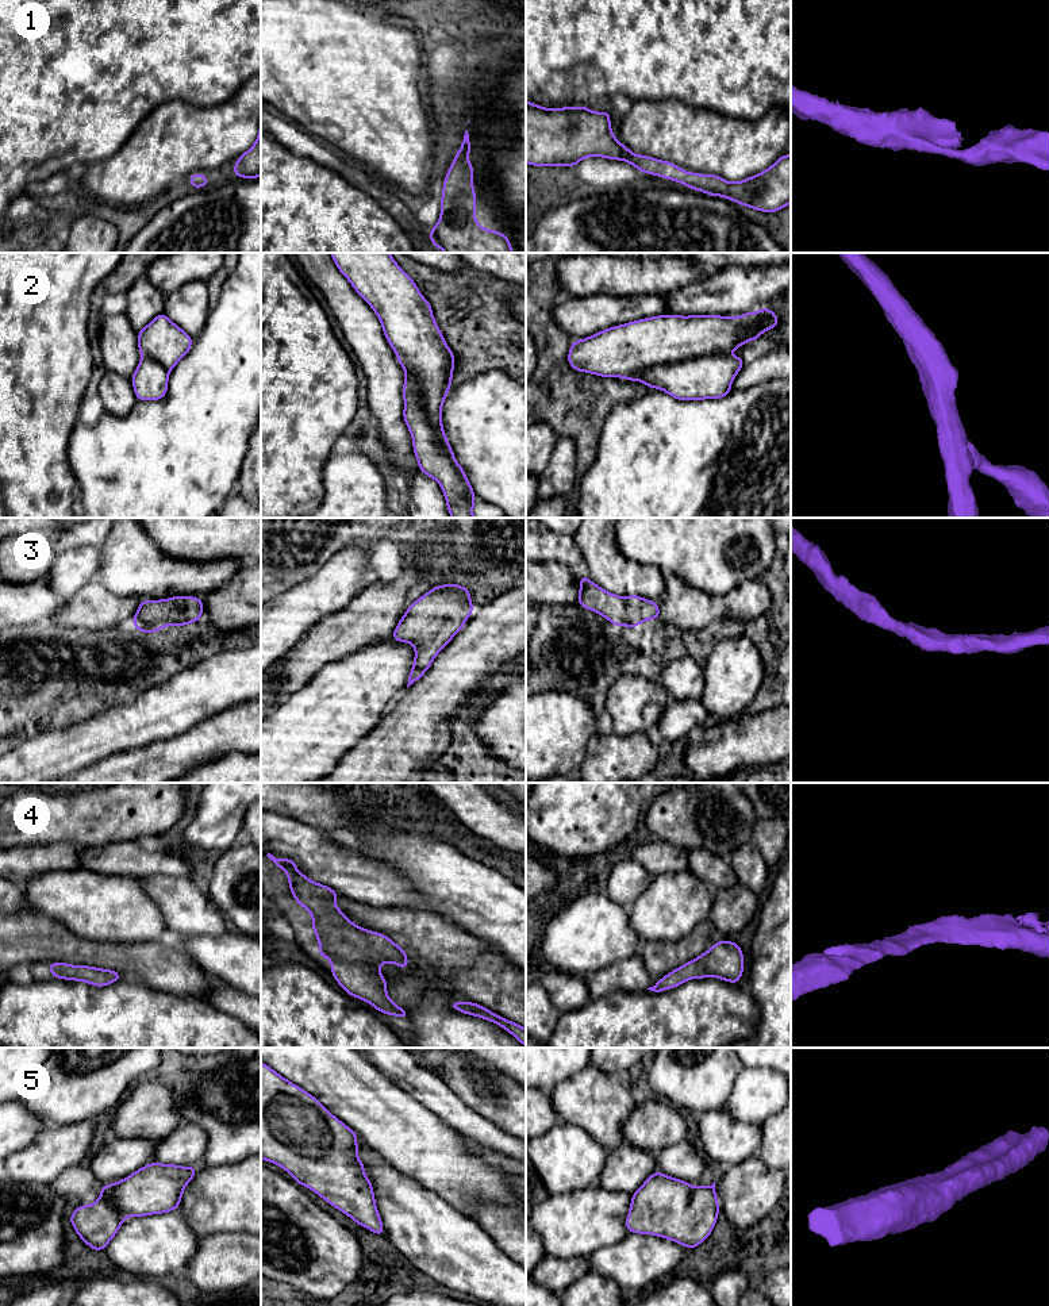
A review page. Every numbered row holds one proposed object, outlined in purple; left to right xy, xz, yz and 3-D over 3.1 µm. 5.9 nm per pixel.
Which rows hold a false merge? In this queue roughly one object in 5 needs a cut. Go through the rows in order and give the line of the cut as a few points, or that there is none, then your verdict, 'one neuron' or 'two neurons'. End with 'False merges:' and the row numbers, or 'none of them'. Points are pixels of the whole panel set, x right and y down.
1: no cut; one neuron
2: no cut; one neuron
3: no cut; one neuron
4: no cut; one neuron
5: no cut; one neuron
False merges: none of them

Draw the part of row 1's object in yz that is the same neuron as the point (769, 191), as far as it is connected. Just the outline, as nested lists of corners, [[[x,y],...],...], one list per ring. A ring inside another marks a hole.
[[[526,101],[526,162],[533,166],[576,166],[585,157],[604,157],[631,164],[639,172],[681,183],[687,188],[711,196],[722,196],[743,207],[775,212],[791,203],[791,155],[783,154],[771,168],[741,180],[729,183],[715,174],[688,173],[669,161],[638,155],[616,141],[611,131],[610,111],[593,112],[585,107],[543,108]]]

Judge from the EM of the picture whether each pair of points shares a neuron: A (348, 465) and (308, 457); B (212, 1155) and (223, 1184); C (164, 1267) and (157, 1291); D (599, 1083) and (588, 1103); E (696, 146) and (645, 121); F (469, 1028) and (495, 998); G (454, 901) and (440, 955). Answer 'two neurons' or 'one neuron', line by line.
A: two neurons
B: two neurons
C: two neurons
D: one neuron
E: one neuron
F: two neurons
G: two neurons

